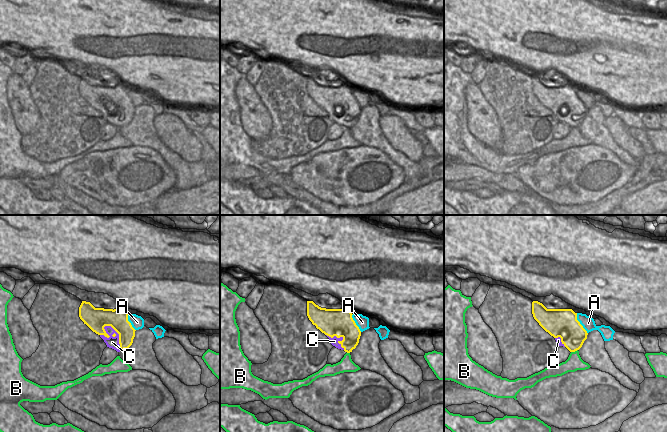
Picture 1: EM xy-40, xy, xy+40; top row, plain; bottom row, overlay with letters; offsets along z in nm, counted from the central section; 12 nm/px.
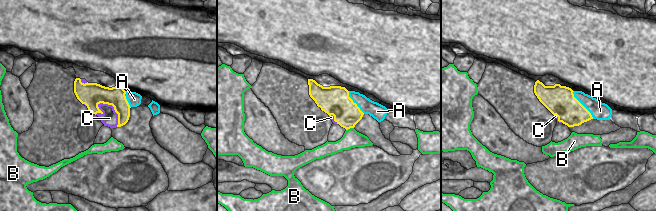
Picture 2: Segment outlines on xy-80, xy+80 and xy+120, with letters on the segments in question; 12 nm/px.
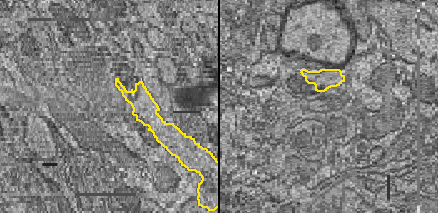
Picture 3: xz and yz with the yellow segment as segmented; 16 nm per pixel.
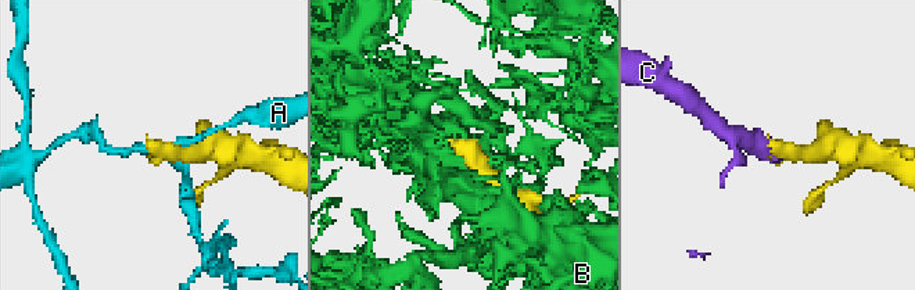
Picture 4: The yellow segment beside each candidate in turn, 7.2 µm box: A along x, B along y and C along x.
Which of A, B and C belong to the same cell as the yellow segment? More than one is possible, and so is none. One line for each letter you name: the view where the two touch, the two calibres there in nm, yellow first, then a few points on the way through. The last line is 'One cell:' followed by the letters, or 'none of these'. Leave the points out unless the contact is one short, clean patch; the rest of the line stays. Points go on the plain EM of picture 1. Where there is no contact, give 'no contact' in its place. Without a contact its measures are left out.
C: meets yellow in xy-40; 240 nm thick on the yellow side, 150 nm on the other
One cell: C

